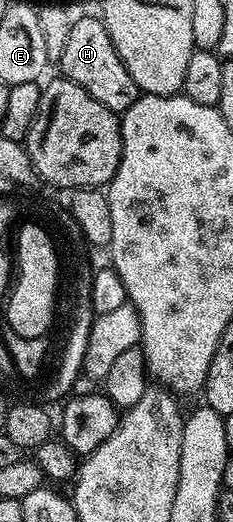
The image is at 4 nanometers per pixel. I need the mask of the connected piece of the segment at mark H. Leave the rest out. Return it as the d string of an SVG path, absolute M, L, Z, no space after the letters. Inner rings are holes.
M79 16L76 24L72 24L72 33L64 44L64 52L56 59L56 62L57 65L62 65L61 77L84 88L84 92L88 92L92 100L100 100L104 108L121 116L125 110L132 108L134 102L138 101L140 91L136 80L132 80L128 68L124 68L124 60L120 60L101 17L90 17Z

